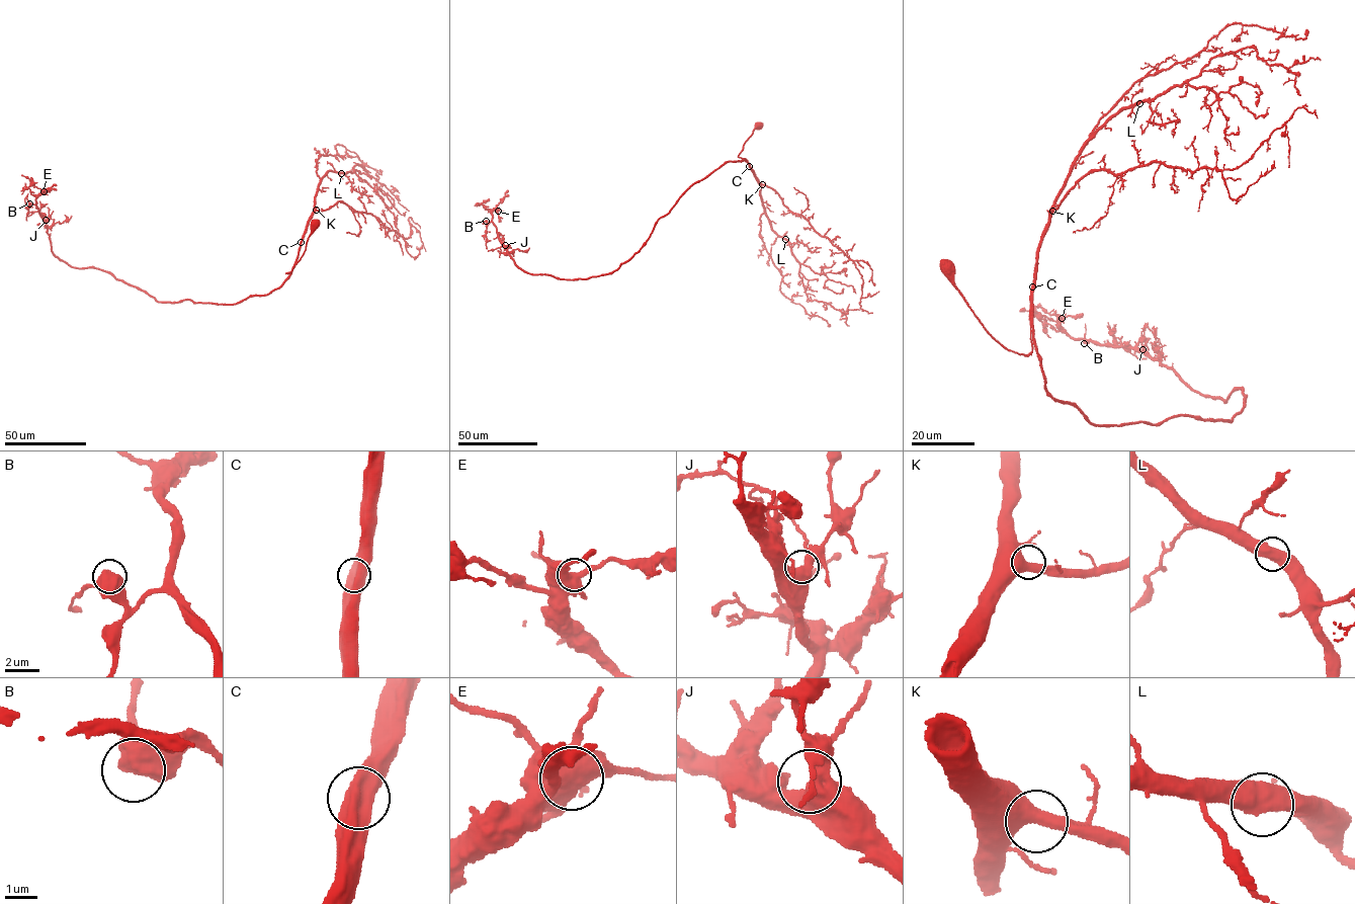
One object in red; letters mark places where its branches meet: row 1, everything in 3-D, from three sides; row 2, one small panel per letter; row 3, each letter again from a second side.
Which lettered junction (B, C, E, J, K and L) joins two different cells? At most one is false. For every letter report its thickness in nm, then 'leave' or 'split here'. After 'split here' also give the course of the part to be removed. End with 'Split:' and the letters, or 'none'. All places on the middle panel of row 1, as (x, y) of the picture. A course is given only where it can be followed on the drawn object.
B: 650 nm | leave
C: 650 nm | leave
E: 650 nm | leave
J: 600 nm | leave
K: 600 nm | leave
L: 600 nm | leave
Split: none

